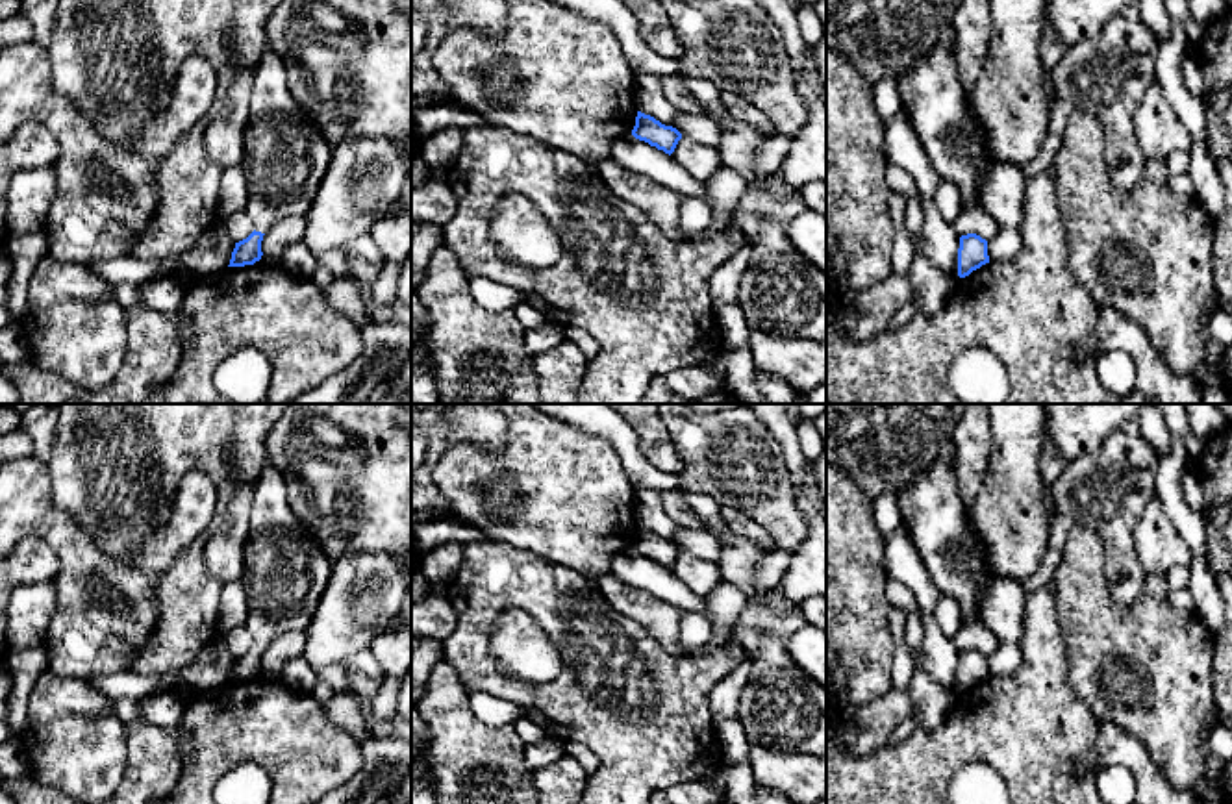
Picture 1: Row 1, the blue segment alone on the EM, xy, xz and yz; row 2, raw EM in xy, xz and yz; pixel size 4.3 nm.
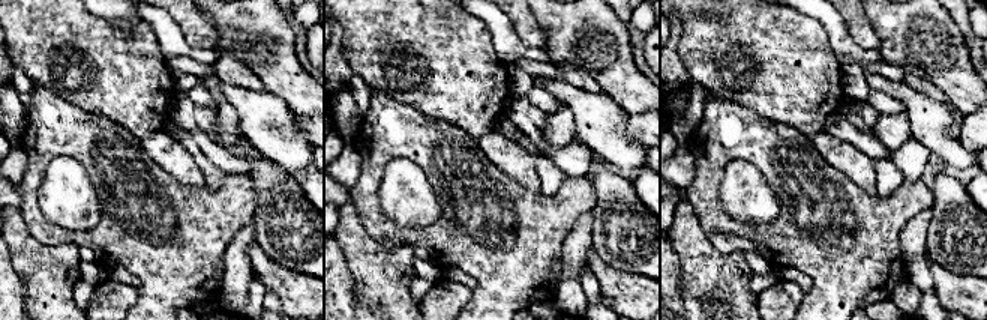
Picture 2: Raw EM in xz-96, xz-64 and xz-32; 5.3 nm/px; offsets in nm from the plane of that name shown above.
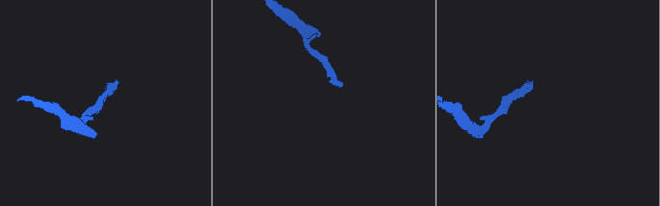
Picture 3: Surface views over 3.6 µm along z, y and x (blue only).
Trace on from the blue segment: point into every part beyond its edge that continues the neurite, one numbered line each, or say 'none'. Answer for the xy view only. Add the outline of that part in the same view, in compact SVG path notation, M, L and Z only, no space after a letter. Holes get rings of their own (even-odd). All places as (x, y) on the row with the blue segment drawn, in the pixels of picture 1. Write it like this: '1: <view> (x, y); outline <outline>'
1: xy (286, 156); outline M265 48L252 76L241 159L248 183L246 213L256 232L267 233L283 217L308 215L332 152L291 94L283 61Z

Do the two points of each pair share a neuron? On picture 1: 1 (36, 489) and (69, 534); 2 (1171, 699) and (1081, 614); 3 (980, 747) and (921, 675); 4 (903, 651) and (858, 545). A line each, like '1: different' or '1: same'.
1: same
2: same
3: different
4: different

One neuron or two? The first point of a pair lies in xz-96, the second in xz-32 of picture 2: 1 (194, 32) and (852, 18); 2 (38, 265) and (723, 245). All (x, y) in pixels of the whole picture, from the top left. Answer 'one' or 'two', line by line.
1: one
2: two

